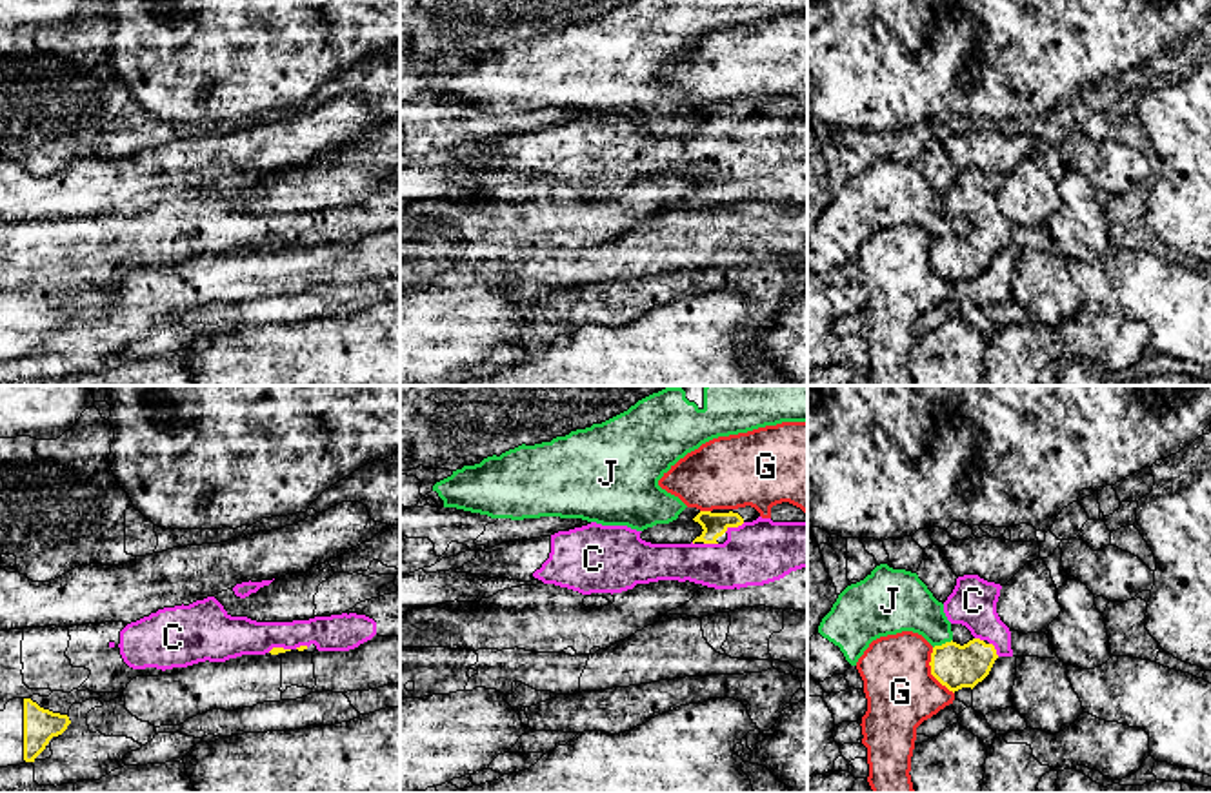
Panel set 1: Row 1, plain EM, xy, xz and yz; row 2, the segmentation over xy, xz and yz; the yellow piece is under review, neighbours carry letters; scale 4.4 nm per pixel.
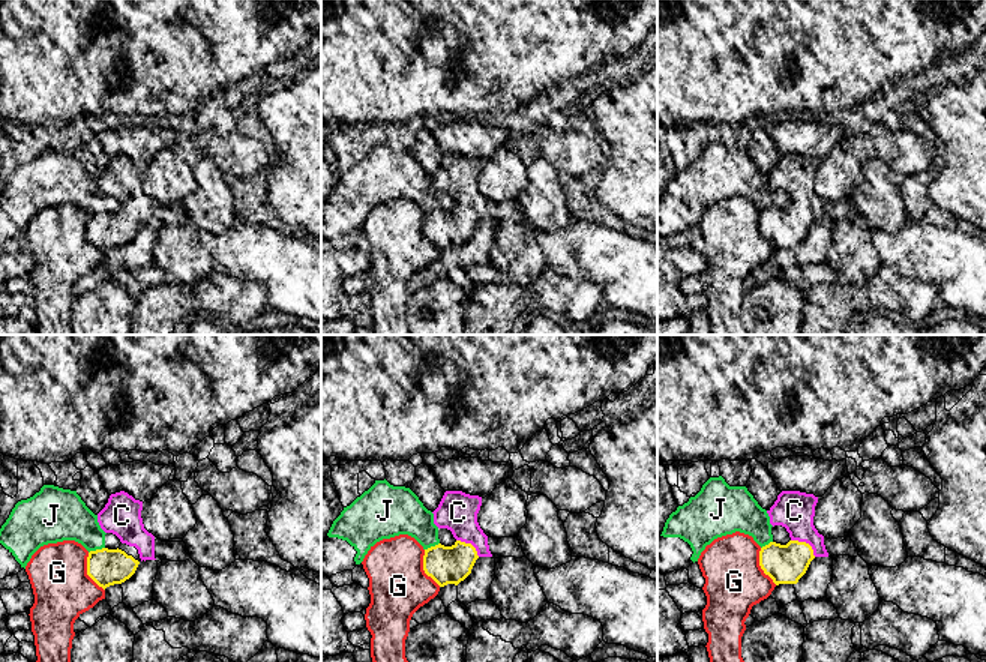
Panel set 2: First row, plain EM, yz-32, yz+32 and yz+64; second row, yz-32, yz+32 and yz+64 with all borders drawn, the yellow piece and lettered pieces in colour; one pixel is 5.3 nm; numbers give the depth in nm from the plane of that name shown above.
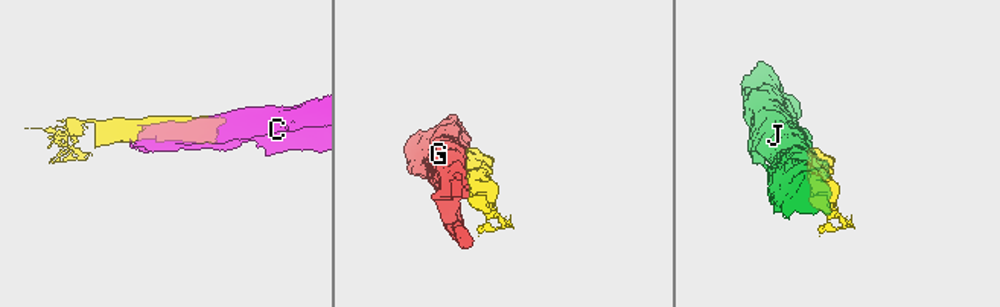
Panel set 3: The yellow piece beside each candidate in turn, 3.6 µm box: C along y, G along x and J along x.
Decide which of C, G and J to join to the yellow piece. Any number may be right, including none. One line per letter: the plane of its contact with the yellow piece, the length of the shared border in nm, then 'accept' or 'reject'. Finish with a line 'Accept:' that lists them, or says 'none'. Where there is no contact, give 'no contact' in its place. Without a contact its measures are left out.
C: meets yellow in xz; contact 100 nm long; accept
G: meets yellow in yz; contact 220 nm long; reject
J: meets yellow in yz; contact 100 nm long; reject
Accept: C

